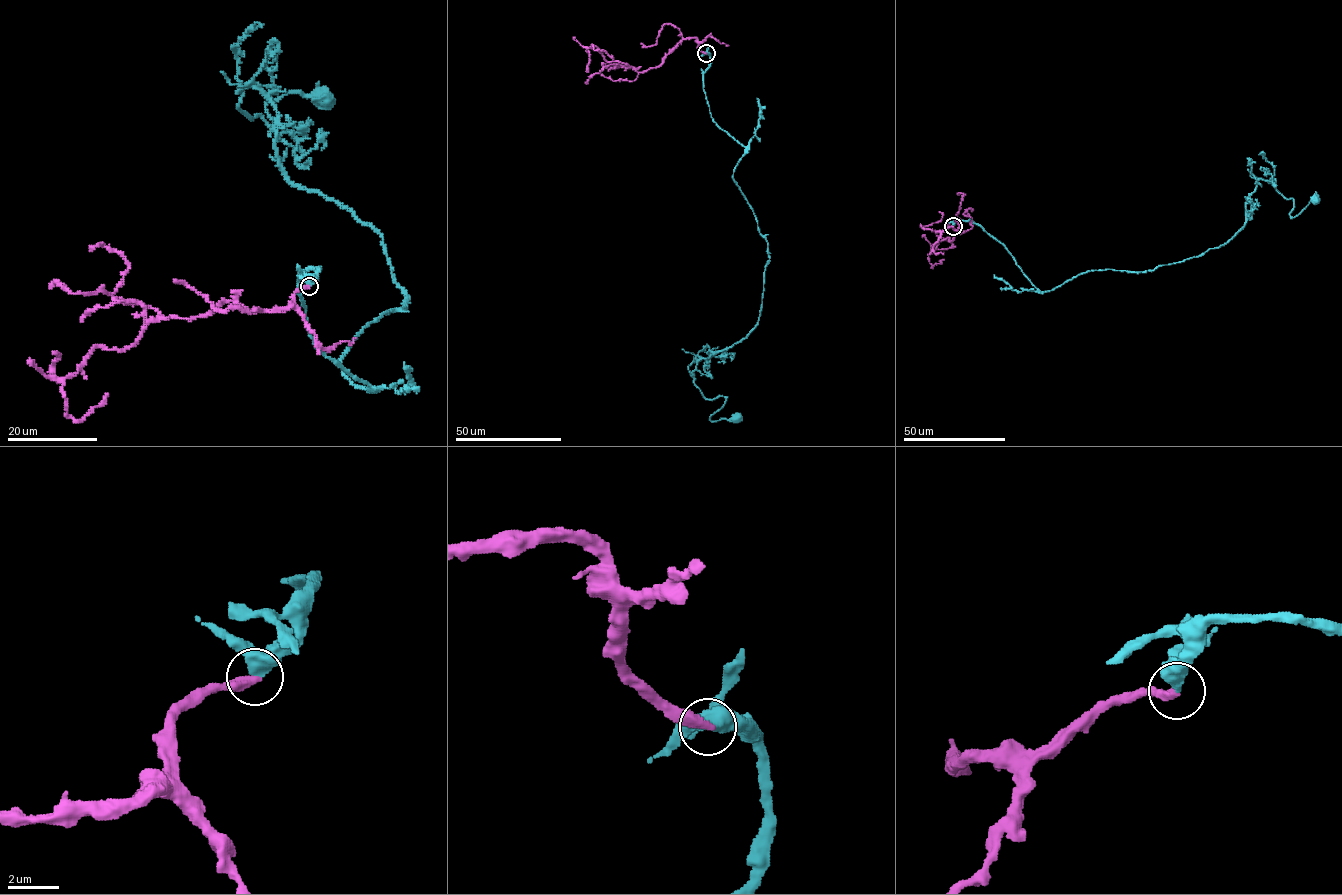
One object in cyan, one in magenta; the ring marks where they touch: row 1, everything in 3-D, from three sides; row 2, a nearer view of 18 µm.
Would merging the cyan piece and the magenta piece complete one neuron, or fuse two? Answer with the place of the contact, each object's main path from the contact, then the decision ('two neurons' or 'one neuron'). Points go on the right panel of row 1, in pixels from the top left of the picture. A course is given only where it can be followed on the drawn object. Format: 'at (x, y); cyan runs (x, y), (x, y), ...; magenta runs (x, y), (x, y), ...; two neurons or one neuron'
at (953, 226); cyan runs (953, 226), (977, 224), (1045, 292), (1226, 244), (1259, 180), (1293, 199), (1292, 217), (1314, 200); magenta runs (953, 226), (936, 232), (950, 226), (963, 232), (931, 246), (947, 249), (950, 242), (936, 235); one neuron

